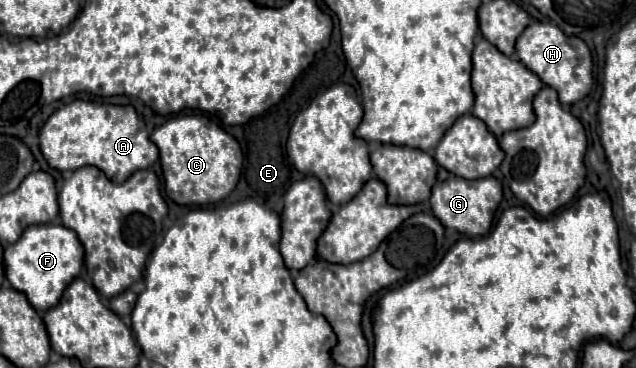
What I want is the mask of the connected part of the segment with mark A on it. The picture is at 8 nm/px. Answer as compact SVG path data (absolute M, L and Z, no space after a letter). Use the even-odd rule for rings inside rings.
M76 99L60 109L56 109L44 127L40 129L40 151L44 153L50 167L56 167L60 171L66 169L80 169L84 165L94 165L106 173L108 179L122 183L126 181L134 171L148 169L158 161L158 147L150 141L146 123L138 117L136 109L132 105L110 105L110 103L92 103Z

